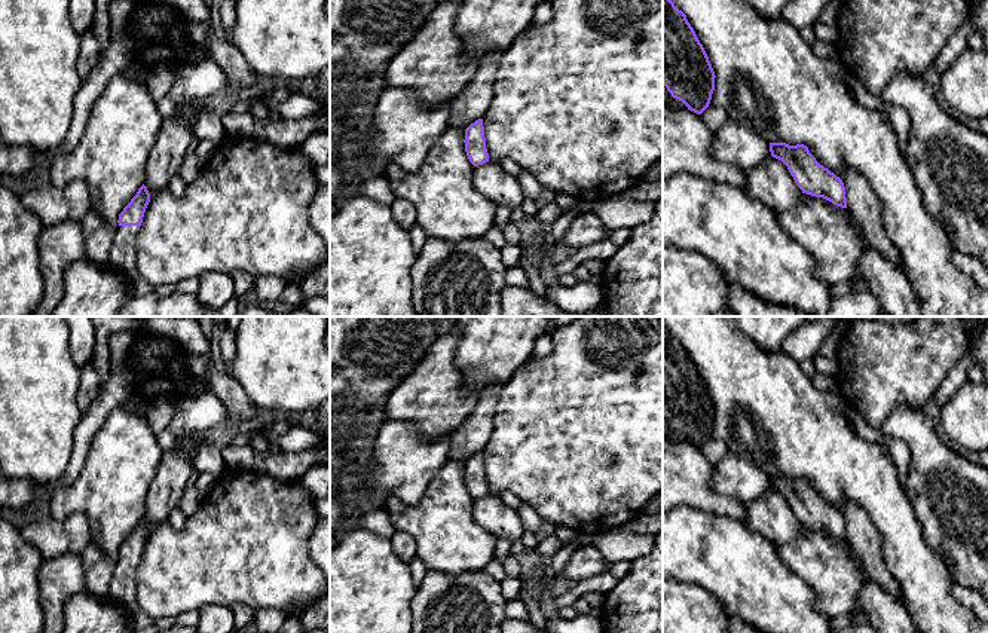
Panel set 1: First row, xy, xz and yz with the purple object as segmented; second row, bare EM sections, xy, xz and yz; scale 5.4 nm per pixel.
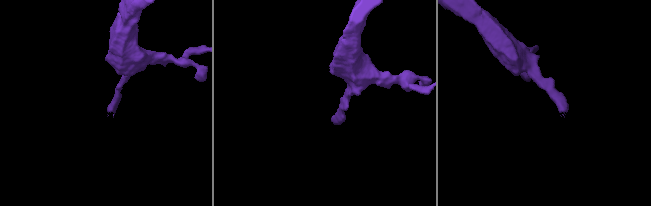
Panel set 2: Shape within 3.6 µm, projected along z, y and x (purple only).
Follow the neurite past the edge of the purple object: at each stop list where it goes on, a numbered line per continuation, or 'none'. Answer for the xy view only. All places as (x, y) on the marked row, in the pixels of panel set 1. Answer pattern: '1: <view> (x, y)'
1: xy (122, 257)

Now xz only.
none

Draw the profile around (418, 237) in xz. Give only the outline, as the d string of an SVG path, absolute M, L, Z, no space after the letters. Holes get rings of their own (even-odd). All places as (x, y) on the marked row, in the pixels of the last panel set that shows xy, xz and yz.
M416 223L410 230L409 230L409 235L410 235L410 241L412 241L412 247L413 247L413 251L416 254L420 253L423 244L426 242L428 236L425 235L425 232L419 227L419 224Z

